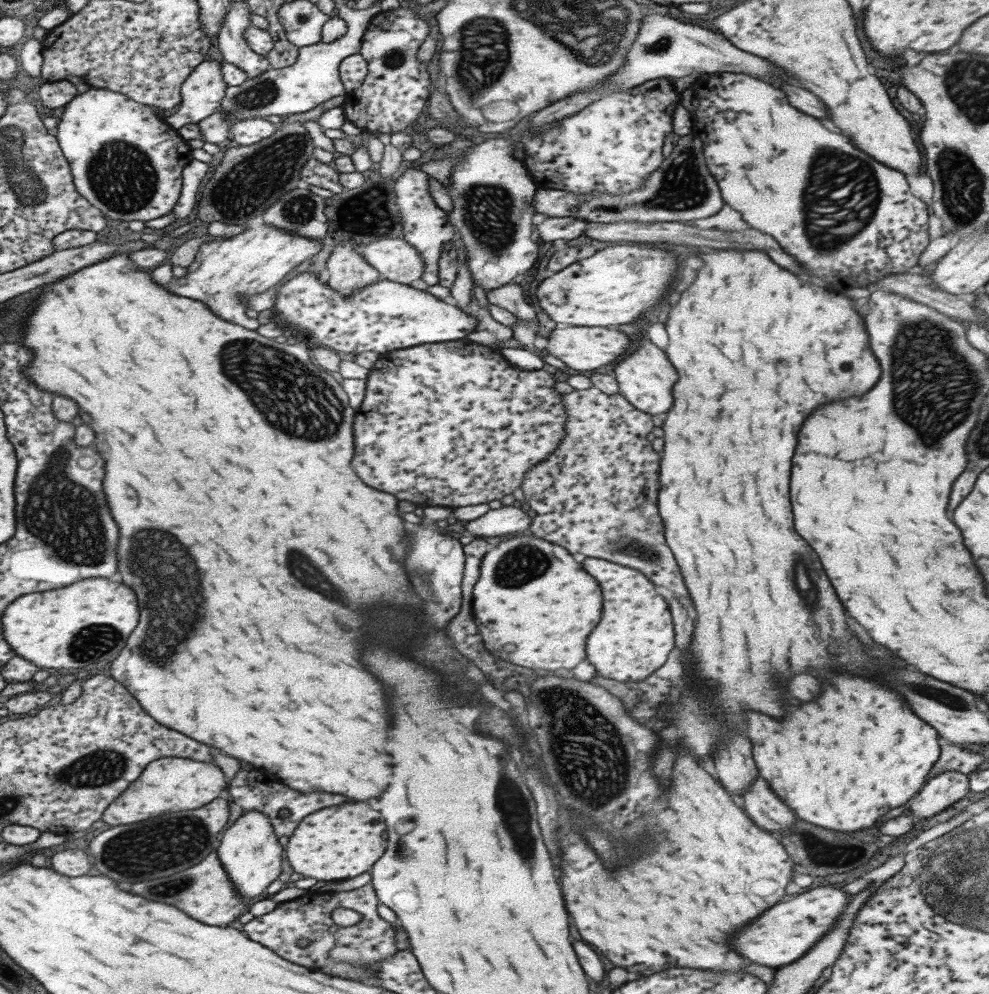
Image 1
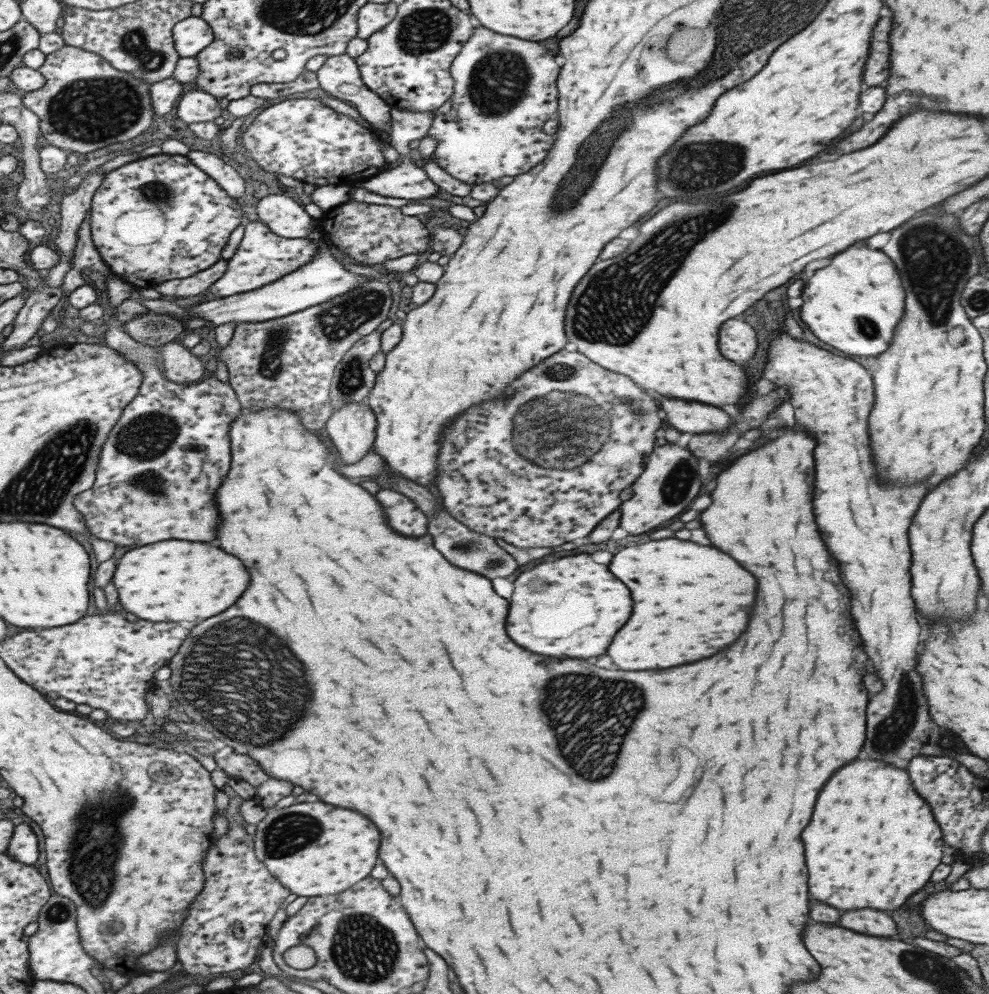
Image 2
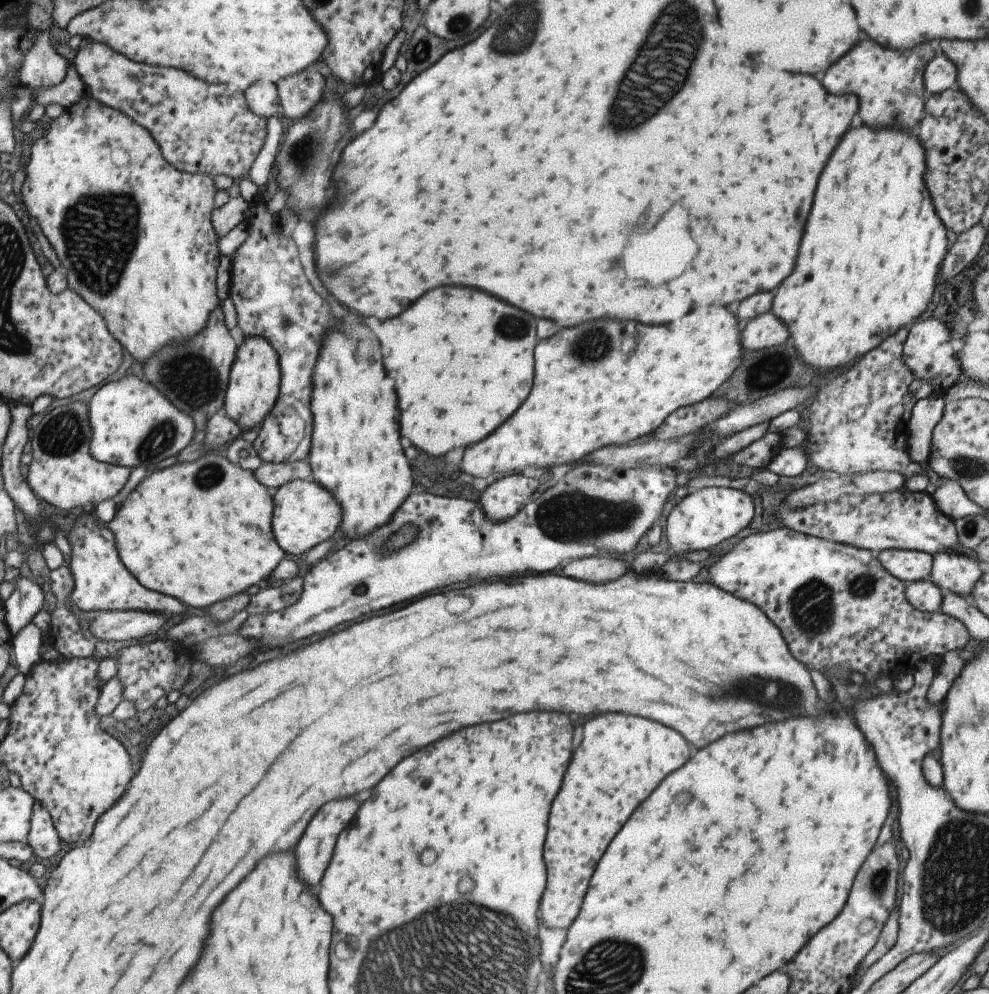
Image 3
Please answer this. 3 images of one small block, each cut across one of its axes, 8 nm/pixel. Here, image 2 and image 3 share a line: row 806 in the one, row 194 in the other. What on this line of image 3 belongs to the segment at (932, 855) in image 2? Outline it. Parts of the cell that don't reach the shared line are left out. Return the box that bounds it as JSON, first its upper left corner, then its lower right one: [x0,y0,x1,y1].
[770,124,947,377]

